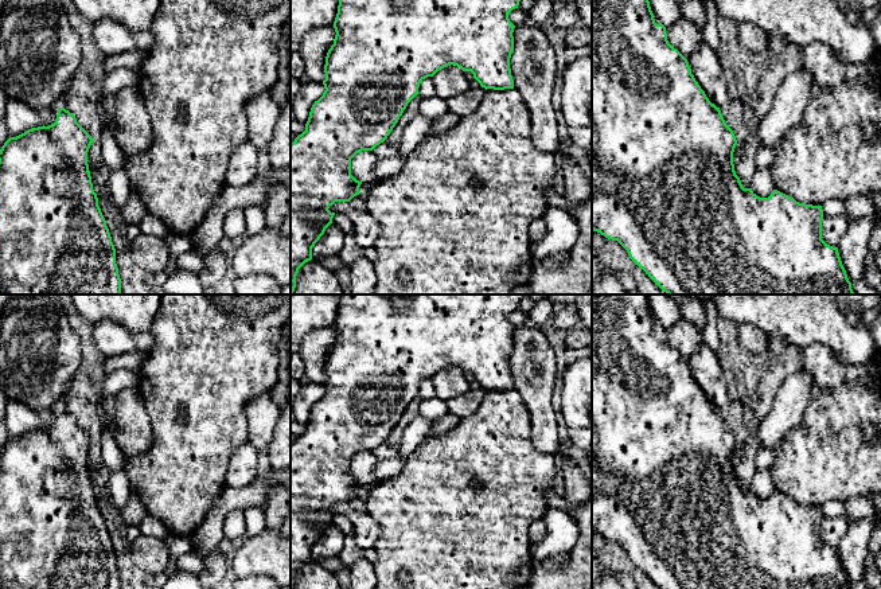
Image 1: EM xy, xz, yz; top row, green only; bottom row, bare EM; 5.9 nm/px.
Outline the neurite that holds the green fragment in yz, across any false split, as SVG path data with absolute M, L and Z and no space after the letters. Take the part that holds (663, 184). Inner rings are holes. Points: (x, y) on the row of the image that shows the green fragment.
M592 0L592 230L608 239L617 241L627 250L635 265L643 269L655 285L667 294L854 294L838 247L833 247L822 239L822 206L799 203L777 190L773 190L768 198L760 198L752 188L742 187L733 164L733 152L737 145L733 130L726 125L720 108L709 101L695 81L687 59L668 43L666 27L662 23L656 24L654 17L648 0Z

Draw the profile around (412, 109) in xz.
M416 95L408 104L406 109L404 110L387 139L371 151L379 160L397 156L404 130L406 125L418 114L420 102L421 98Z

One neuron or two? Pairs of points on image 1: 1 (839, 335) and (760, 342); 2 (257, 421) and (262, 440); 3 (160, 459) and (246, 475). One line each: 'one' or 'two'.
1: two
2: one
3: two

